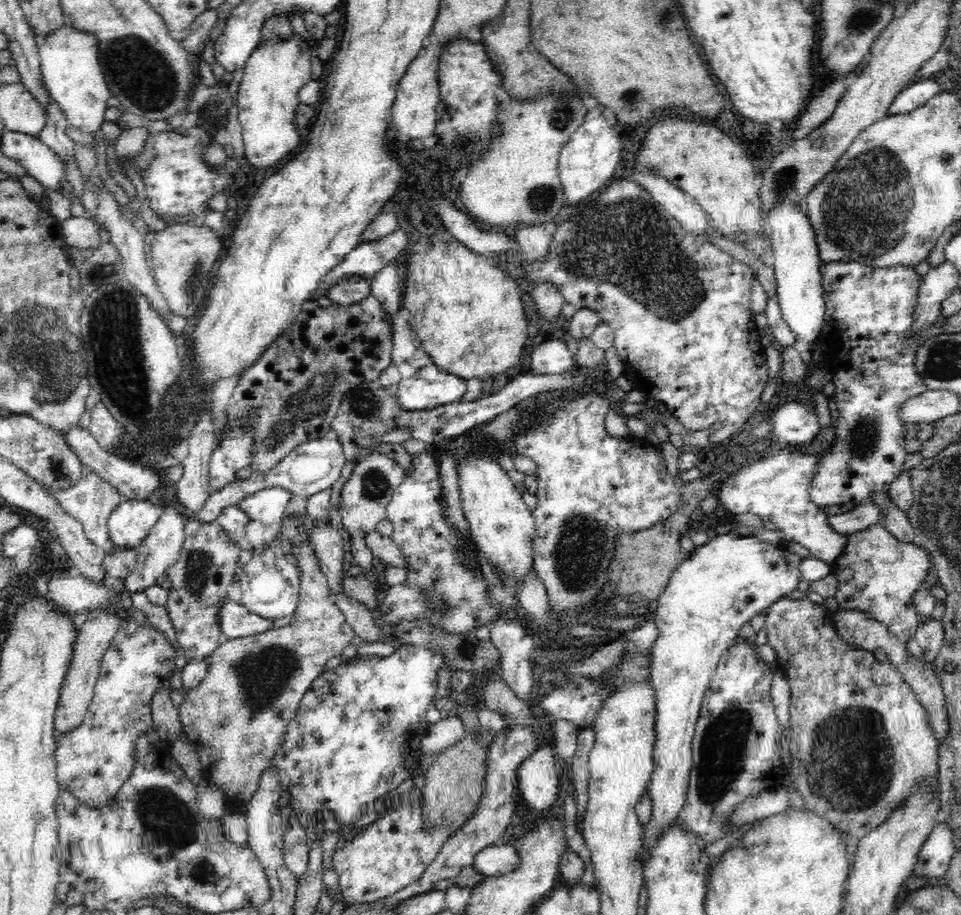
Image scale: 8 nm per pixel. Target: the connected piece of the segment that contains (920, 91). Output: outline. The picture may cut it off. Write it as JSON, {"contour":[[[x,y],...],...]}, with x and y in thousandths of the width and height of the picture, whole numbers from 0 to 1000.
{"contour":[[[957,85],[944,94],[927,113],[924,126],[945,125],[953,121],[978,101],[978,93],[974,87]]]}

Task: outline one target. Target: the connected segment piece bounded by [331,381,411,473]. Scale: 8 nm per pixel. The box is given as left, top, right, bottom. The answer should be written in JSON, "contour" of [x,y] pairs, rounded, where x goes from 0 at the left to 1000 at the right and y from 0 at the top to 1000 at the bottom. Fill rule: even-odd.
{"contour":[[[388,416],[368,423],[358,431],[352,455],[345,459],[344,468],[348,468],[351,481],[357,486],[360,503],[368,509],[385,496],[398,495],[413,505],[421,517],[426,513],[428,498],[419,485],[412,483],[412,485],[395,485],[391,490],[386,490],[388,483],[408,470],[408,466],[412,463],[412,457],[420,449],[418,445],[411,442],[411,424],[410,421],[400,424],[392,416]]]}

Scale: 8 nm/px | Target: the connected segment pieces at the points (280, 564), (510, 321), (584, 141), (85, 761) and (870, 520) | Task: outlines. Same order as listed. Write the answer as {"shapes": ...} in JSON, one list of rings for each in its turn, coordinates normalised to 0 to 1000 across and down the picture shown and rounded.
{"shapes":[[[[285,590],[275,605],[264,608],[255,616],[250,630],[250,642],[252,643],[250,659],[258,669],[270,674],[281,677],[301,674],[304,675],[308,669],[312,654],[311,645],[313,638],[312,611],[308,609],[306,593],[300,590]]],[[[470,262],[470,264],[454,264],[452,269],[447,269],[447,275],[443,280],[439,280],[439,278],[427,278],[427,282],[422,286],[422,295],[419,295],[421,303],[419,304],[418,337],[427,340],[426,357],[435,366],[435,370],[439,374],[438,380],[447,389],[448,397],[454,401],[463,407],[471,408],[472,411],[481,412],[485,416],[491,413],[507,414],[508,412],[508,414],[522,419],[534,410],[533,403],[540,402],[541,393],[543,393],[543,385],[545,385],[545,378],[547,378],[547,372],[550,370],[549,350],[547,349],[547,343],[545,343],[543,321],[541,321],[541,315],[535,307],[535,304],[531,304],[518,291],[506,289],[499,278],[489,271],[485,271],[485,268],[477,262]]],[[[625,117],[616,118],[606,136],[593,148],[582,170],[582,193],[588,212],[588,223],[593,227],[599,226],[606,219],[618,214],[618,210],[622,210],[622,207],[635,200],[635,197],[639,197],[641,184],[647,175],[645,168],[645,146],[639,142],[639,138],[633,137]]],[[[134,673],[122,689],[110,713],[103,719],[102,743],[99,744],[98,761],[95,762],[85,791],[77,798],[67,801],[57,809],[59,827],[59,855],[61,862],[69,862],[75,867],[83,878],[93,883],[108,883],[114,874],[123,868],[138,846],[142,837],[142,809],[152,802],[159,795],[159,780],[157,777],[157,763],[162,753],[177,754],[177,740],[181,731],[183,711],[175,698],[160,686],[148,685]]],[[[903,545],[879,561],[872,560],[870,563],[862,564],[862,572],[866,578],[872,580],[872,584],[882,586],[905,573],[917,573],[918,561],[916,560],[918,556]]]]}

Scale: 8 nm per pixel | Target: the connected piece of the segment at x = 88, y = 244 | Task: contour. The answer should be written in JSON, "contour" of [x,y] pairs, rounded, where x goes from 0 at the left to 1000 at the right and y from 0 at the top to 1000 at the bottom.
{"contour":[[[75,236],[62,242],[62,250],[70,269],[82,273],[97,273],[106,267],[103,248],[97,239],[85,236]]]}

